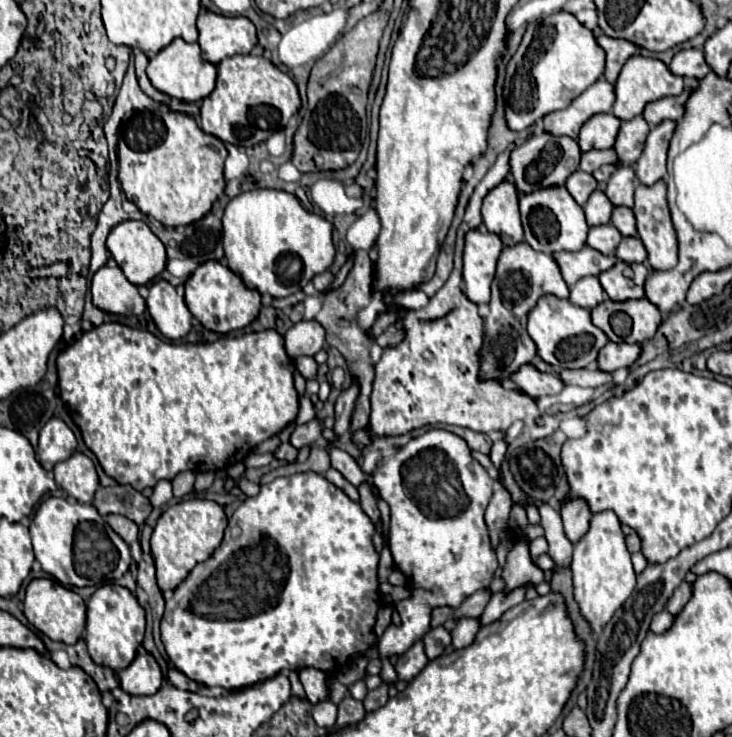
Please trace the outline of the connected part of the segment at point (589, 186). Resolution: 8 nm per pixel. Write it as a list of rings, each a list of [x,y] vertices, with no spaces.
[[[576,170],[568,180],[566,180],[566,190],[570,192],[570,196],[580,204],[584,206],[586,200],[590,198],[590,194],[598,188],[598,182],[594,180],[592,174],[588,172],[582,172],[582,170]]]

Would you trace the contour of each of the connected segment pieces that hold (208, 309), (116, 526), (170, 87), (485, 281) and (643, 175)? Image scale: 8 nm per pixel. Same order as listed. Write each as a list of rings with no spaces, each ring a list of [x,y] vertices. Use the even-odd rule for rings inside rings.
[[[208,260],[186,280],[186,306],[192,316],[208,330],[226,334],[248,326],[260,312],[260,292],[248,290],[238,274],[216,260]]]
[[[108,514],[106,522],[110,522],[110,528],[126,542],[126,544],[134,544],[138,538],[138,526],[134,526],[134,522],[130,522],[128,518],[122,518],[120,514]]]
[[[182,38],[172,40],[156,56],[152,56],[150,64],[146,68],[146,74],[156,90],[160,90],[172,98],[184,100],[184,102],[198,102],[198,100],[206,98],[214,90],[214,82],[216,82],[216,66],[206,62],[200,56],[200,46],[196,42],[188,44]]]
[[[470,230],[464,246],[464,294],[474,304],[490,302],[490,284],[494,278],[502,242],[496,234]]]
[[[662,122],[650,130],[644,152],[634,164],[634,172],[644,186],[652,186],[654,182],[664,178],[666,152],[668,152],[668,142],[674,134],[674,128],[676,128],[676,122]]]

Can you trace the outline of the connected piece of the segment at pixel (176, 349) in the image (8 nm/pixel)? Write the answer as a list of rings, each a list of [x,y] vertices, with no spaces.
[[[104,322],[96,326],[90,332],[84,332],[70,348],[66,348],[58,356],[58,388],[60,388],[60,398],[66,404],[74,424],[82,432],[82,440],[86,446],[96,454],[100,466],[104,472],[114,478],[118,484],[130,484],[136,490],[144,490],[146,486],[154,486],[158,480],[166,478],[172,480],[176,474],[184,470],[222,470],[228,468],[234,462],[242,462],[248,456],[248,450],[256,448],[260,442],[276,436],[282,428],[286,428],[290,422],[296,420],[298,414],[298,394],[294,390],[294,380],[292,380],[292,362],[284,350],[284,338],[276,330],[262,330],[262,332],[252,332],[244,334],[242,338],[220,338],[216,342],[201,343],[173,343],[162,342],[150,332],[144,330],[134,330],[118,322]]]

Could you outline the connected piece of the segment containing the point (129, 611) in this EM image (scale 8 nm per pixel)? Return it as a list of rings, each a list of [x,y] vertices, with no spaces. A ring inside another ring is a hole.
[[[106,584],[106,586],[100,586],[92,594],[86,607],[86,636],[84,636],[84,640],[86,640],[87,650],[90,652],[92,660],[98,666],[108,666],[116,672],[130,666],[130,662],[136,656],[136,648],[144,640],[144,628],[146,628],[144,608],[138,604],[136,596],[124,586]]]

